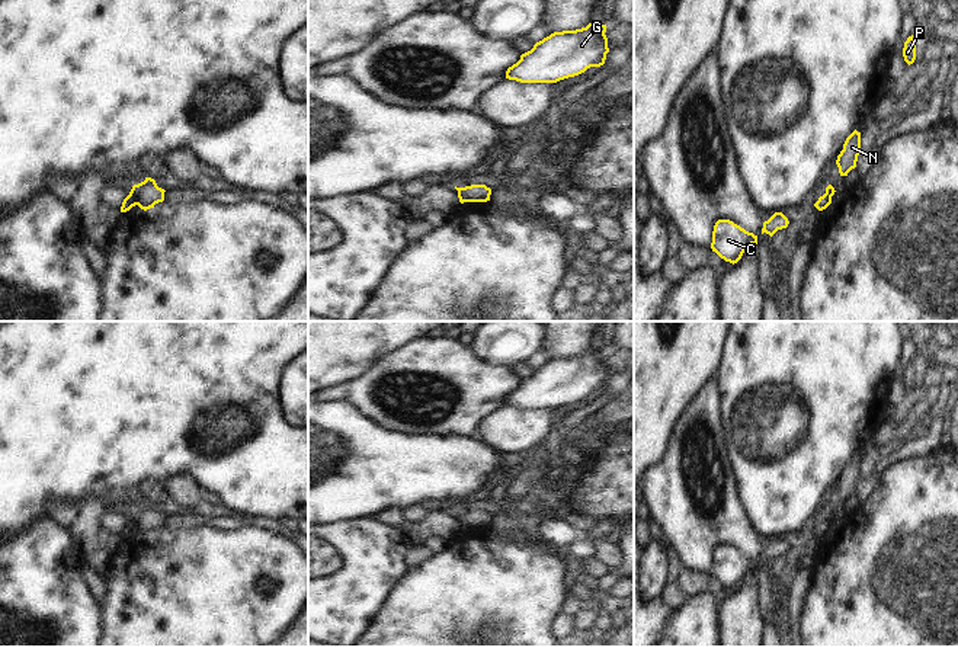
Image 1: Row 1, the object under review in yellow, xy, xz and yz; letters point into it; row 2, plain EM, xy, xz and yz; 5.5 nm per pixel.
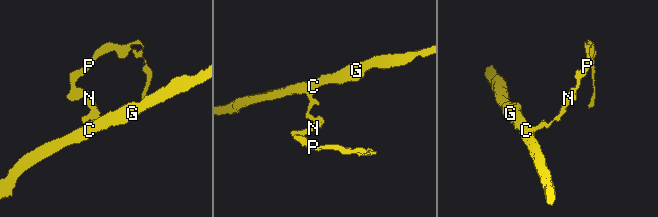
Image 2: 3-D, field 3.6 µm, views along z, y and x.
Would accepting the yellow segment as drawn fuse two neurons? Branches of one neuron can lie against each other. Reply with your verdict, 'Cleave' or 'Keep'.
Cleave

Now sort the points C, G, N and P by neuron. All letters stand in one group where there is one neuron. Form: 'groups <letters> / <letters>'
groups C G / N P

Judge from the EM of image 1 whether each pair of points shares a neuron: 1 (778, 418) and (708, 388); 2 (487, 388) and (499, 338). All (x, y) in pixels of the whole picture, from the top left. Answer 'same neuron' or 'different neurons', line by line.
1: different neurons
2: different neurons

